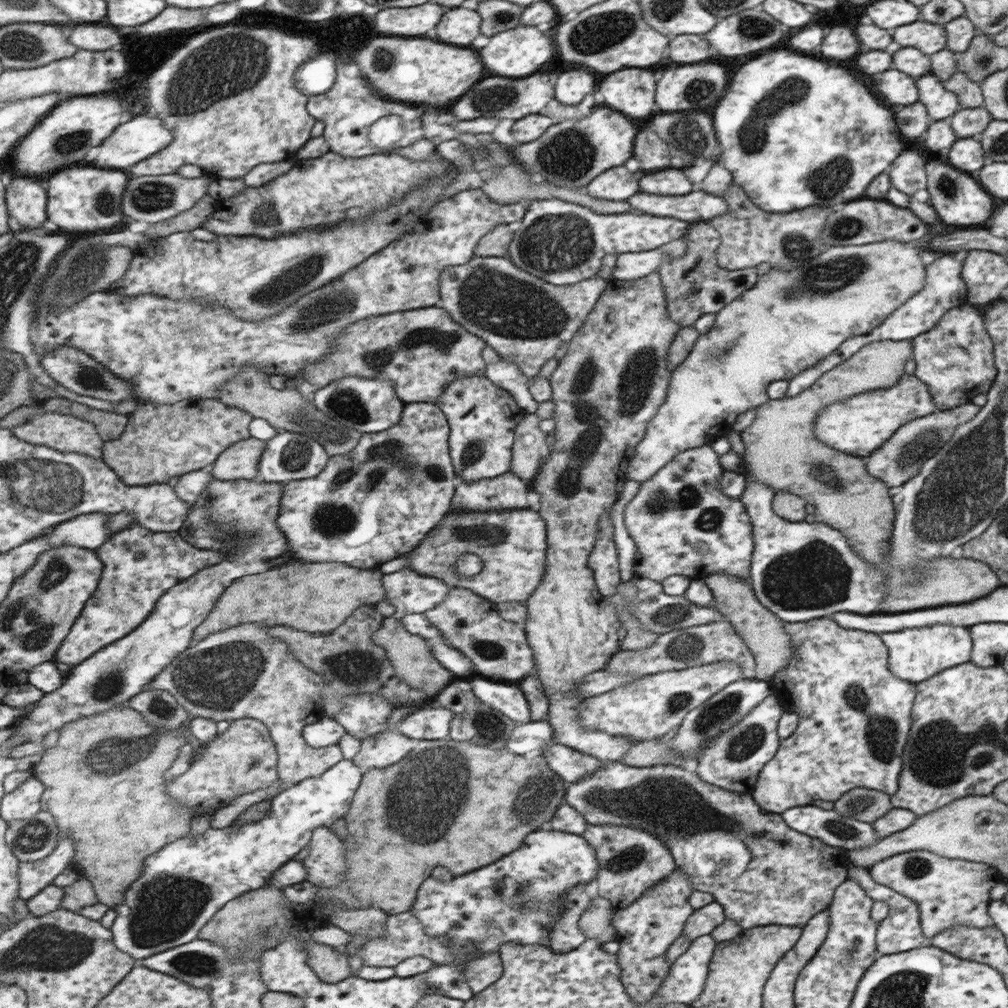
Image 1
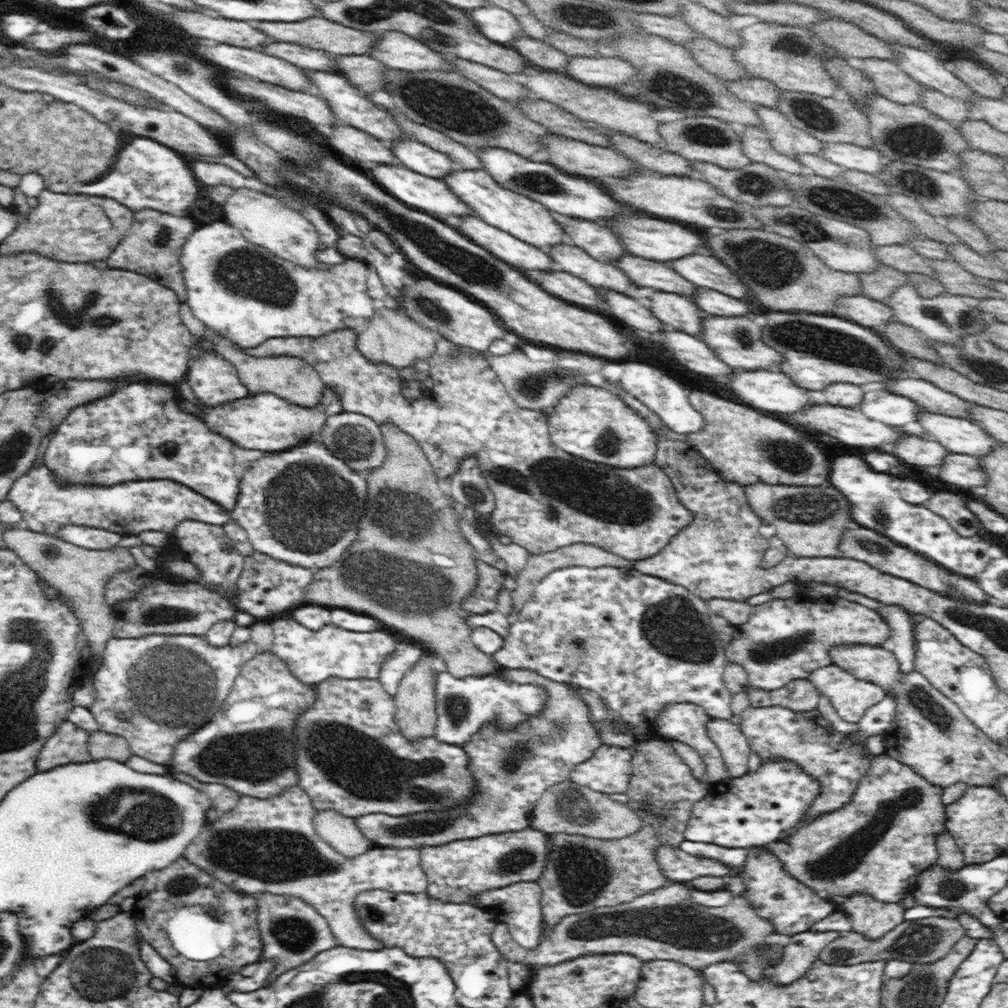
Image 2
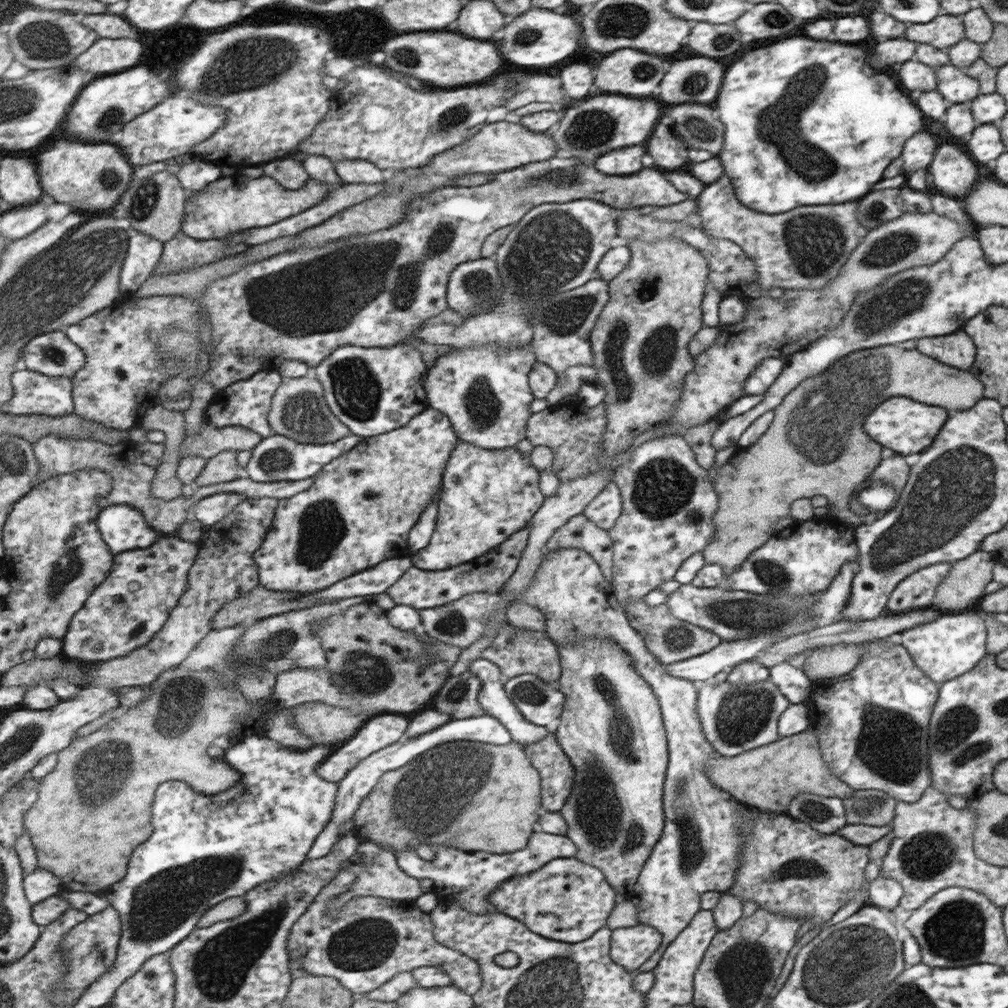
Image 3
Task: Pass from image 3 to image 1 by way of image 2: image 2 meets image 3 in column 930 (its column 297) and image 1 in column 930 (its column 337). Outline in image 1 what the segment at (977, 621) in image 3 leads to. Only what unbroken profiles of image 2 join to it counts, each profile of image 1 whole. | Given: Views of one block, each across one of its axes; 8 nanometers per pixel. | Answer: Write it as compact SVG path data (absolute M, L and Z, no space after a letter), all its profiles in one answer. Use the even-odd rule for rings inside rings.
M933 624L899 631L882 632L881 641L888 647L888 668L895 677L907 682L927 681L942 670L969 661L972 637L966 626Z

